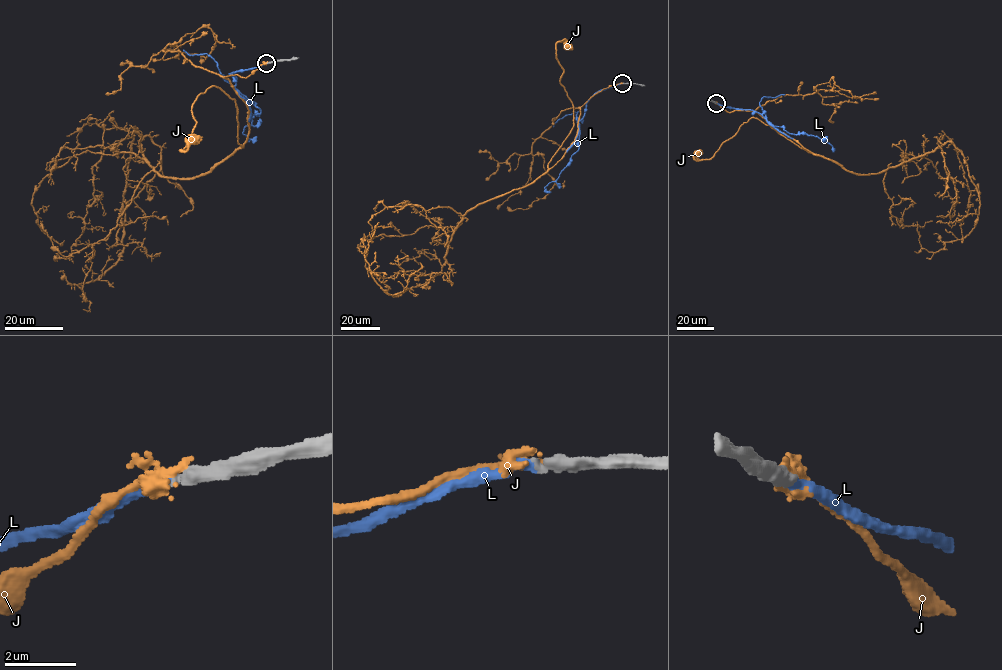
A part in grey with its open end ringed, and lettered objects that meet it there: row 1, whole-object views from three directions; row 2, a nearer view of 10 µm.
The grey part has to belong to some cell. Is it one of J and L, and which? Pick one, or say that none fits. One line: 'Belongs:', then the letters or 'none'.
Belongs: L

